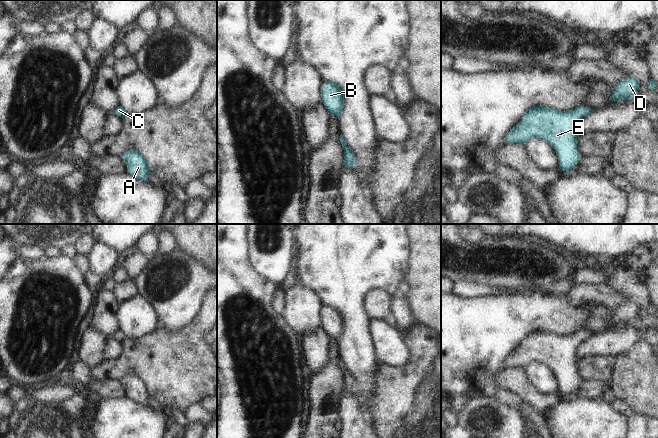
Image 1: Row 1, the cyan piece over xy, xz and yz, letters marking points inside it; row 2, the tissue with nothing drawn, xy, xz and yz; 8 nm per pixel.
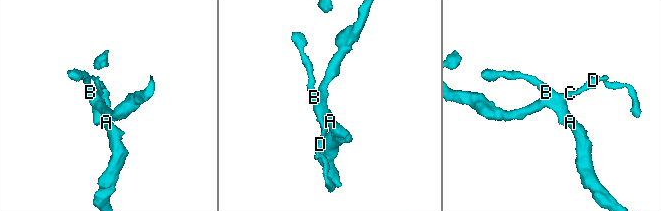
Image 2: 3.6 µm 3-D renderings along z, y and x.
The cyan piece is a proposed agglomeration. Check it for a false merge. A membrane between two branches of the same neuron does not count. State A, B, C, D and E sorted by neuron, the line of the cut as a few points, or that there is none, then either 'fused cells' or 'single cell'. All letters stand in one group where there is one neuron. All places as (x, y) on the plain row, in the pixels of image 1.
A B C D E | no cut | single cell

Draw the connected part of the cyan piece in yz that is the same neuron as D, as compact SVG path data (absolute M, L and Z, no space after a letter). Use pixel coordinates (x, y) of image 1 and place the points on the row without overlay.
M627 301L615 309L615 314L611 319L612 325L633 324L640 309L634 301Z

